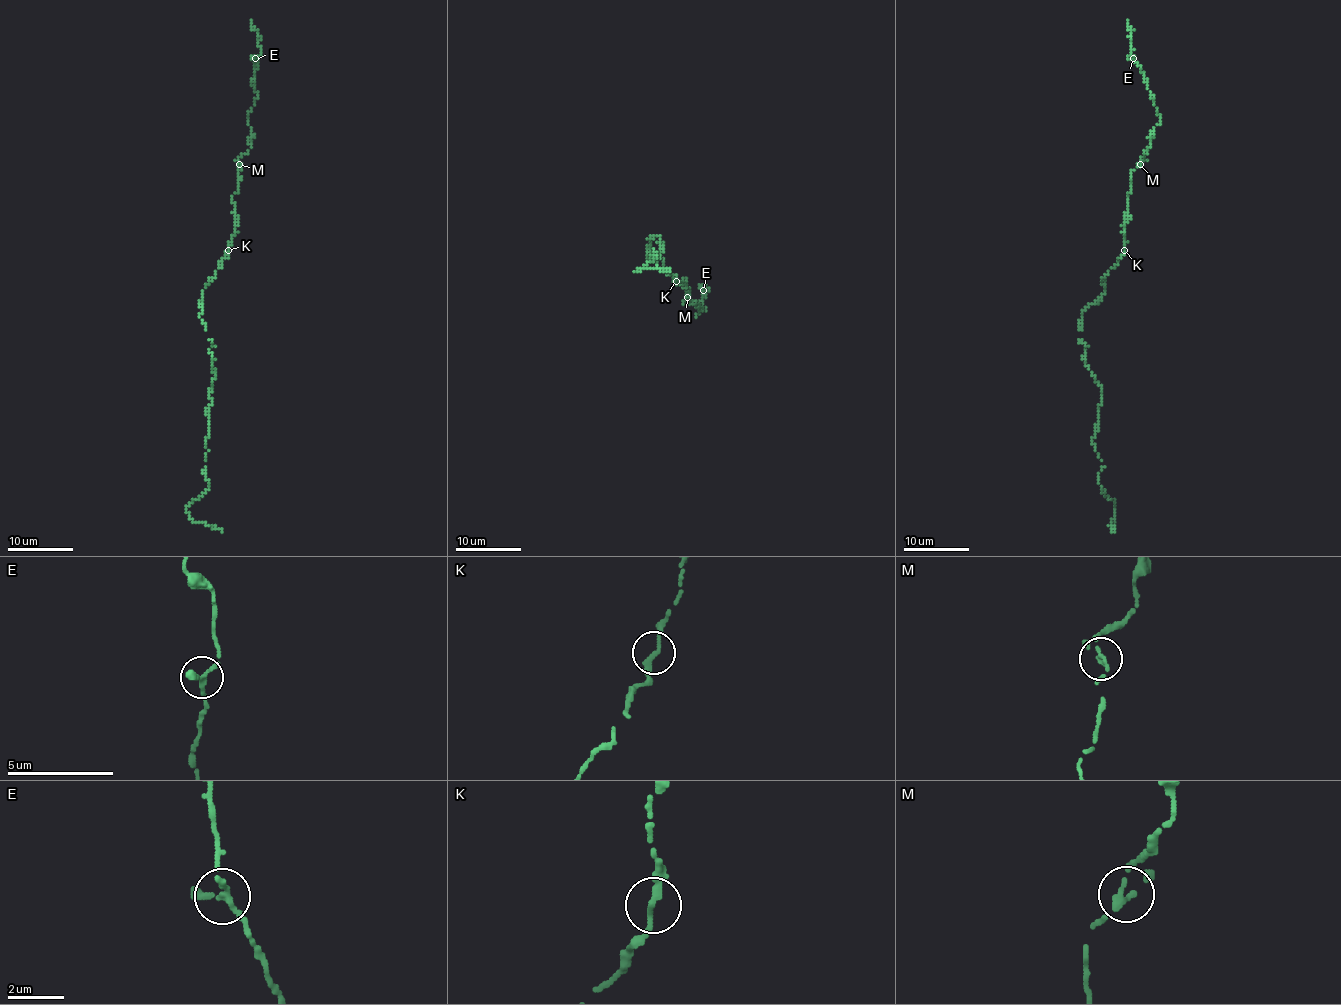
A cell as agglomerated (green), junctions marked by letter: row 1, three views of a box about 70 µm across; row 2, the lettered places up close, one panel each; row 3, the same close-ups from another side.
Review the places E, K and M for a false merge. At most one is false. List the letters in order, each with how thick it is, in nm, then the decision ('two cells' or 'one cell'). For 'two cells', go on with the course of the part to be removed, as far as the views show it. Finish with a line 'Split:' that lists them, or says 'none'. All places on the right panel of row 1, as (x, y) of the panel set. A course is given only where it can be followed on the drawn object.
E: 280 nm thick; one cell
K: 240 nm thick; one cell
M: 200 nm thick; one cell
Split: none

